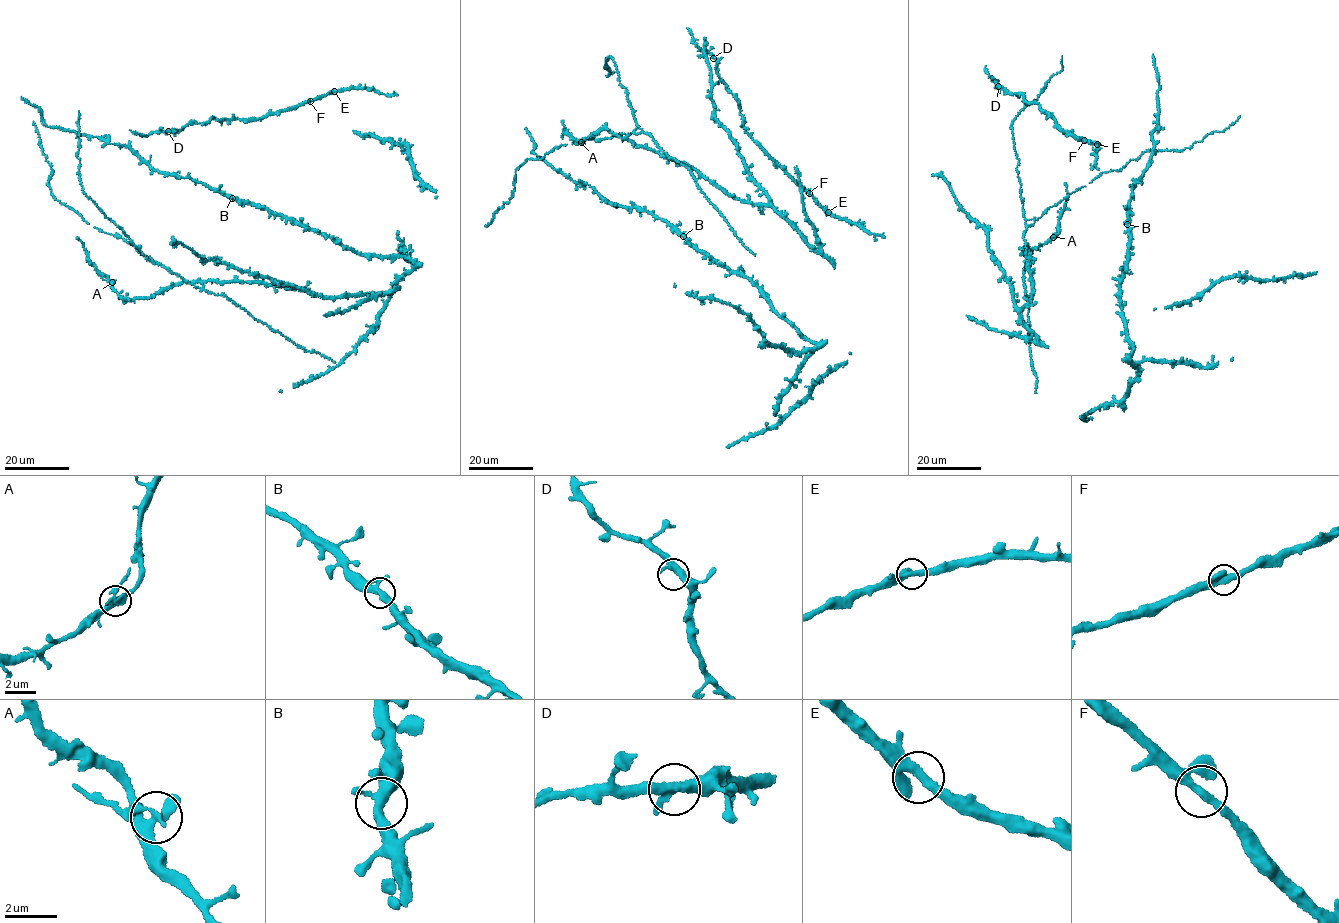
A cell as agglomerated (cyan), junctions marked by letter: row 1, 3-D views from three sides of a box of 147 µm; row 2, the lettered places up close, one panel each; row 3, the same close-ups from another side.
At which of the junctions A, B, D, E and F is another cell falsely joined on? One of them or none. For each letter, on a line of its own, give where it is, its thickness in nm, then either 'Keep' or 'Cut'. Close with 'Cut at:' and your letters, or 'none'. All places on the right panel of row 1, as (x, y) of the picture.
A: Place: (1053, 237). Thickness 380 nm. Cut
B: Place: (1127, 224). Thickness 340 nm. Keep
D: Place: (998, 86). Thickness 340 nm. Keep
E: Place: (1097, 144). Thickness 320 nm. Keep
F: Place: (1084, 140). Thickness 320 nm. Keep
Cut at: A

